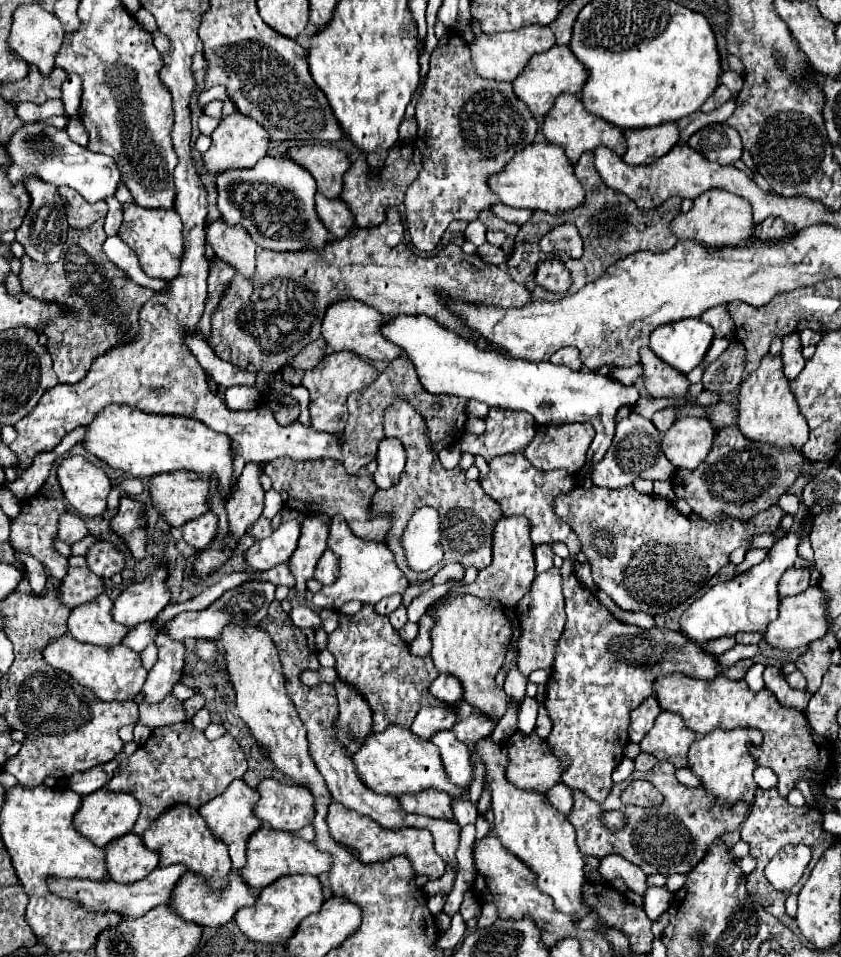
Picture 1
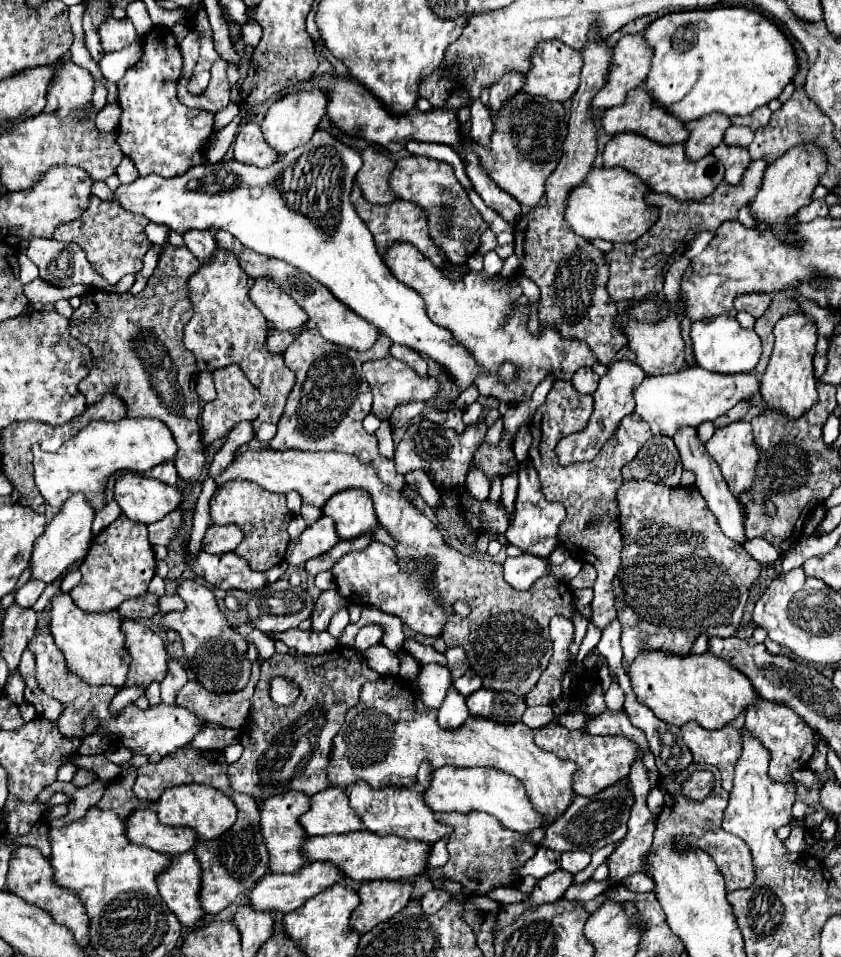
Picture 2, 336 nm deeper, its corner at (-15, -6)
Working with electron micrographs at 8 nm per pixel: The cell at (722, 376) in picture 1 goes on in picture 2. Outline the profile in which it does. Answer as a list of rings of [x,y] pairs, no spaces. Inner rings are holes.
[[[740,401],[740,403],[736,403],[728,413],[720,415],[718,419],[714,419],[714,425],[716,425],[716,427],[724,427],[724,425],[728,425],[728,423],[740,421],[740,419],[744,419],[744,415],[746,415],[750,409],[752,409],[750,401]]]

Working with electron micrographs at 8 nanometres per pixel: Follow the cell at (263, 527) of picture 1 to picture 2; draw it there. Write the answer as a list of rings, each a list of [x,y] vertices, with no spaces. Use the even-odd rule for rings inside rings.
[[[228,481],[218,485],[210,499],[212,523],[232,523],[244,531],[244,541],[238,547],[238,555],[248,561],[254,571],[268,571],[284,561],[290,535],[286,527],[290,523],[290,513],[286,507],[286,497],[280,493],[270,493],[252,481]]]

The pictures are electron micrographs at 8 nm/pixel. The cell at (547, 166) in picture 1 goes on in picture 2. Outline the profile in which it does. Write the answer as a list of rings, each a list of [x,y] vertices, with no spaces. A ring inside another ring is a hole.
[[[592,167],[586,181],[576,185],[568,193],[564,219],[584,239],[606,239],[612,243],[634,241],[648,229],[656,219],[658,211],[644,203],[644,193],[648,187],[632,173],[620,167]]]

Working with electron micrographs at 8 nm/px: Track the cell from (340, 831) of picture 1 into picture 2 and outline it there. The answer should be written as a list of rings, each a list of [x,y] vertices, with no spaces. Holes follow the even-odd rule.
[[[360,781],[352,787],[348,799],[350,807],[362,819],[362,827],[376,835],[398,835],[404,839],[418,839],[428,845],[434,845],[436,841],[452,835],[452,827],[436,821],[434,811],[422,801],[418,789],[392,789],[392,787],[372,789],[364,781]]]

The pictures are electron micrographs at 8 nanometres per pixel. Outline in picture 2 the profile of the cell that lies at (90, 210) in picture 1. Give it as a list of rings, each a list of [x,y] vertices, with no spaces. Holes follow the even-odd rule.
[[[92,195],[88,209],[76,221],[56,227],[54,239],[78,243],[86,251],[86,259],[94,271],[110,285],[116,285],[126,273],[138,273],[142,269],[142,257],[150,249],[150,241],[144,235],[144,225],[148,225],[146,217],[128,213],[112,201],[102,201]]]

